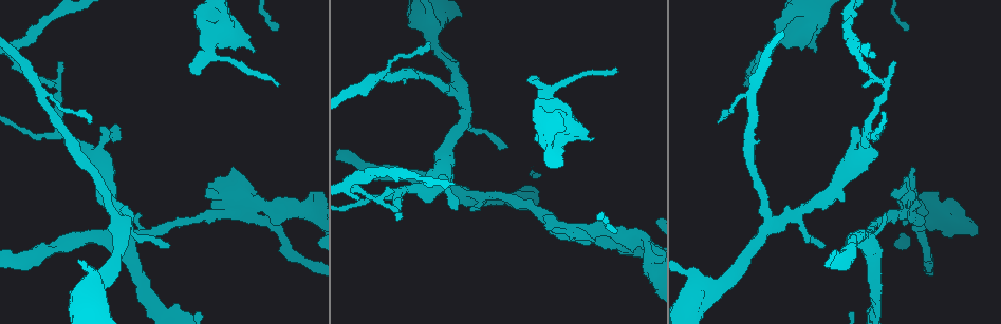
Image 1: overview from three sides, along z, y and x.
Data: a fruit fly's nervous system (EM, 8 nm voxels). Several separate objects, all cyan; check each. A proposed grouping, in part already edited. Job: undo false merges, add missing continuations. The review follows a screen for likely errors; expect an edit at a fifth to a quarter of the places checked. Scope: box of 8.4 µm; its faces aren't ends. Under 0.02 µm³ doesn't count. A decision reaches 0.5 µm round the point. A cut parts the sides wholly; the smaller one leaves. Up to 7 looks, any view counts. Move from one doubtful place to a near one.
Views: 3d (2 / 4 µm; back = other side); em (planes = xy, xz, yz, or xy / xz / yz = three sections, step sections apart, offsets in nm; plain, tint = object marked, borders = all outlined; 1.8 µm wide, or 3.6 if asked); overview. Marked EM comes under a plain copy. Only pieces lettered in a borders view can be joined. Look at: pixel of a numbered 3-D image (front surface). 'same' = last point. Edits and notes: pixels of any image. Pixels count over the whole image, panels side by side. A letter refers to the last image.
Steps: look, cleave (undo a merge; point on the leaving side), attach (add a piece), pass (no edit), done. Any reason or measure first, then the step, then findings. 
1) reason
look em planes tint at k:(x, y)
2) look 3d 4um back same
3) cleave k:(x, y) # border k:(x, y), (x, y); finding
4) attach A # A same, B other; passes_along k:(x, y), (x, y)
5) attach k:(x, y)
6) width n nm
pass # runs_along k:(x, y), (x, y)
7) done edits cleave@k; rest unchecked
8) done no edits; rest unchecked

abrupt turn
look 3d 2um at 1:(349, 184)

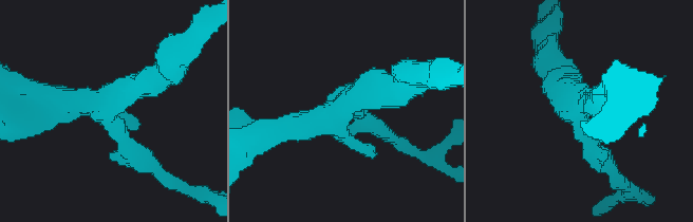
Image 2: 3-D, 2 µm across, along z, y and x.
need the tissue
look em 3.6um yz step 8 tint at 2:(104, 108)

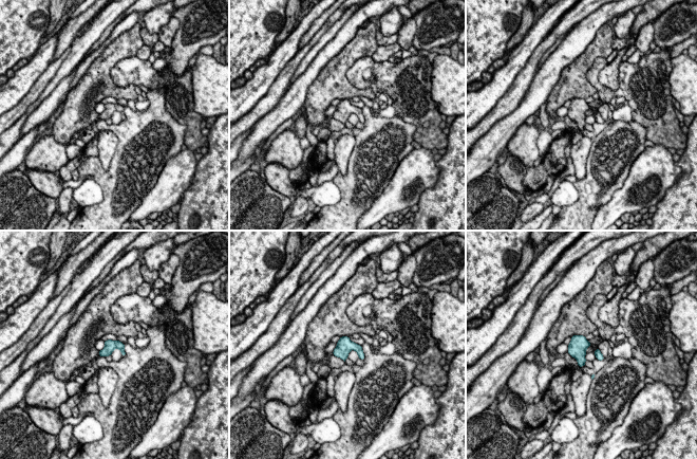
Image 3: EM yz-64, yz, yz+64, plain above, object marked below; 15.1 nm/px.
look em 3.6um planes borders same

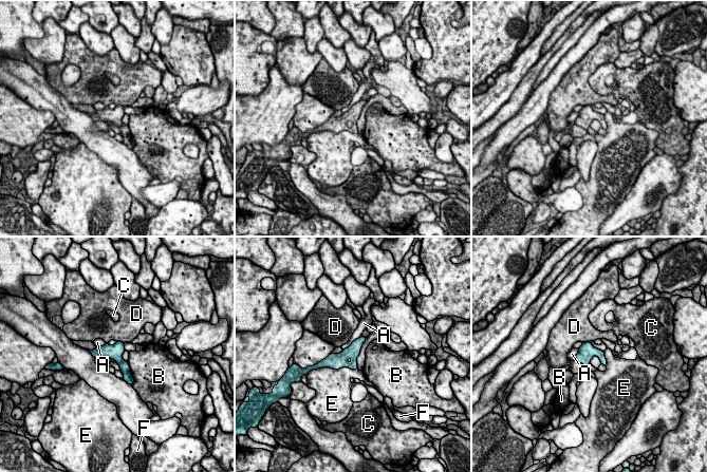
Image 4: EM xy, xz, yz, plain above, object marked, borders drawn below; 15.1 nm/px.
cleave 4:(124, 365) # A other, B other, C other, D other, E other, F other; two neurons meet here

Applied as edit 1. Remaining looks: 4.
redraw
look overview

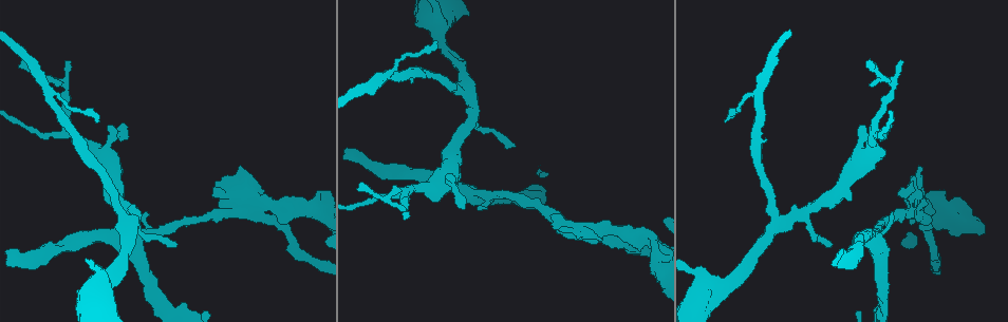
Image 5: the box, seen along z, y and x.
look em yz step 16 tint at 5:(436, 40)

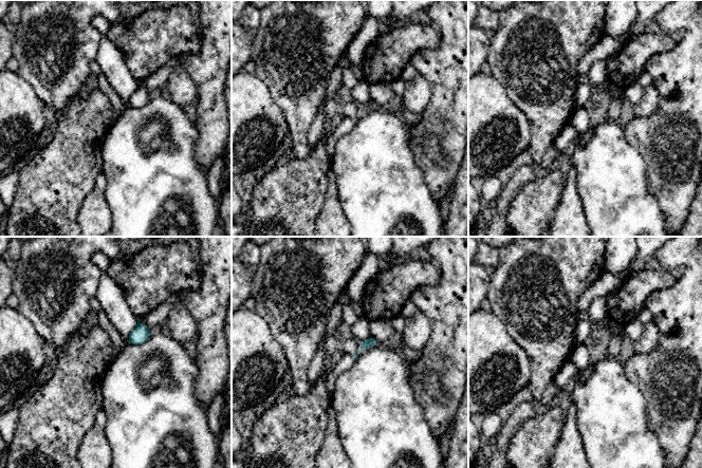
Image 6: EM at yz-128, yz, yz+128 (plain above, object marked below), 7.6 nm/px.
look em planes borders same

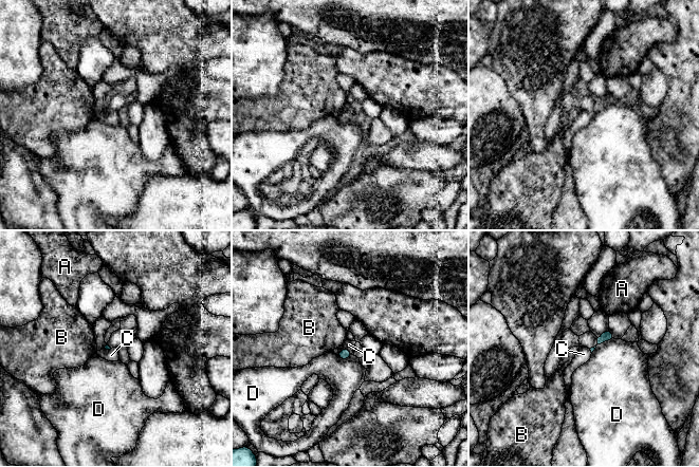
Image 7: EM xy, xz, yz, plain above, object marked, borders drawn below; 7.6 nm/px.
longest_contact D 220 nm
pass # A other, B other, C other, D other; border 7:(341, 349), (347, 349), (351, 353); none of them fits

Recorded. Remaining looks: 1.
done edits cleave@4; rest unchecked

